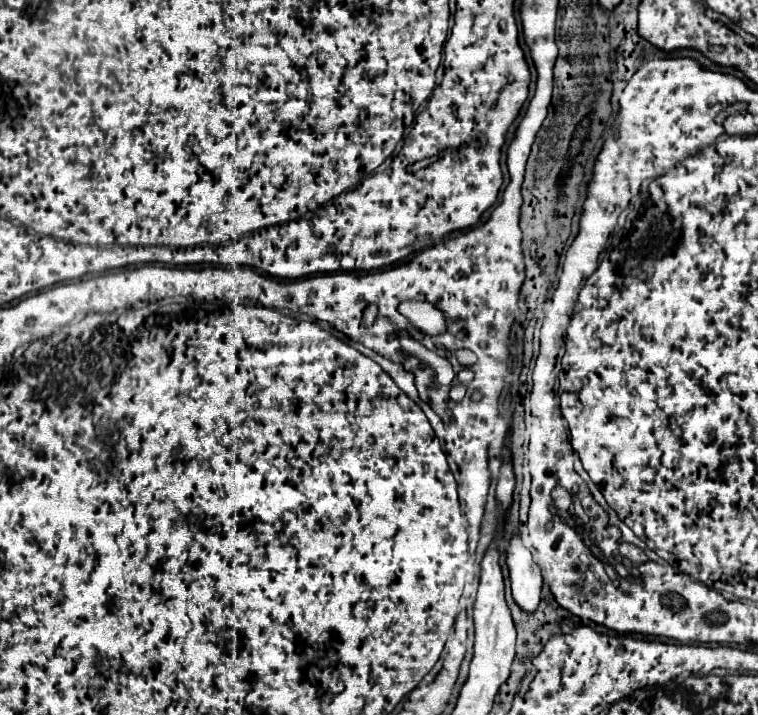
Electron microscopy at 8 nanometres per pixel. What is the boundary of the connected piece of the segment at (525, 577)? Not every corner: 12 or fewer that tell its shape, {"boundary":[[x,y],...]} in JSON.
{"boundary":[[519,532],[507,554],[513,598],[531,614],[539,606],[541,568]]}

